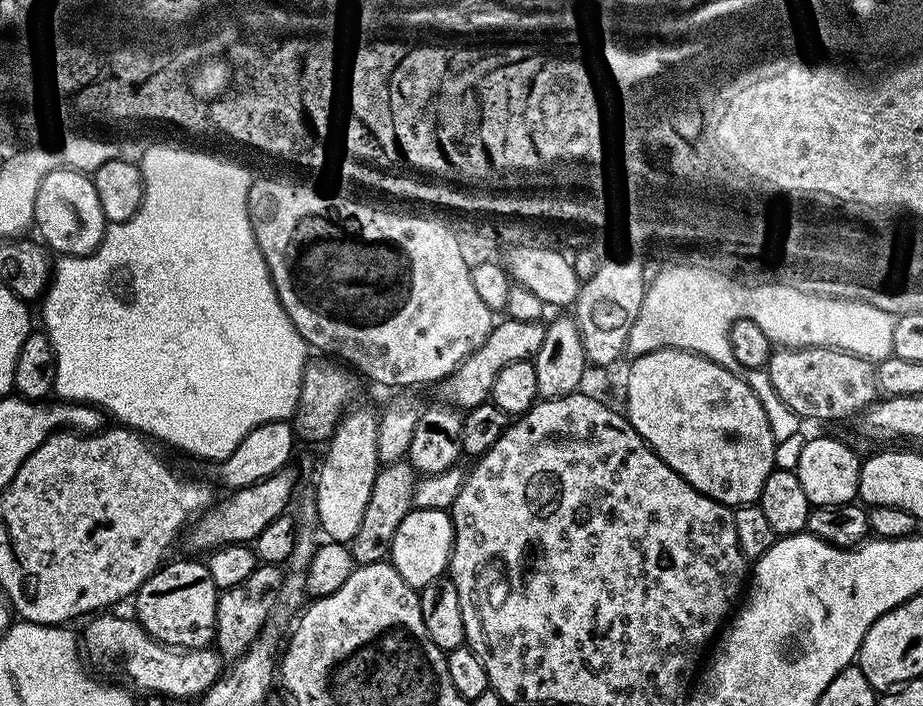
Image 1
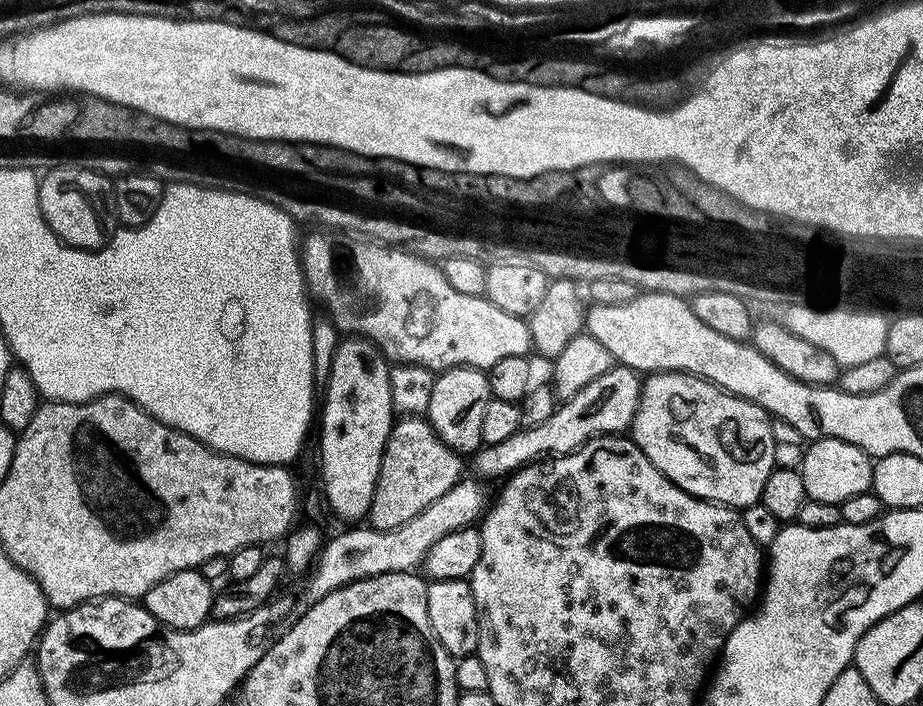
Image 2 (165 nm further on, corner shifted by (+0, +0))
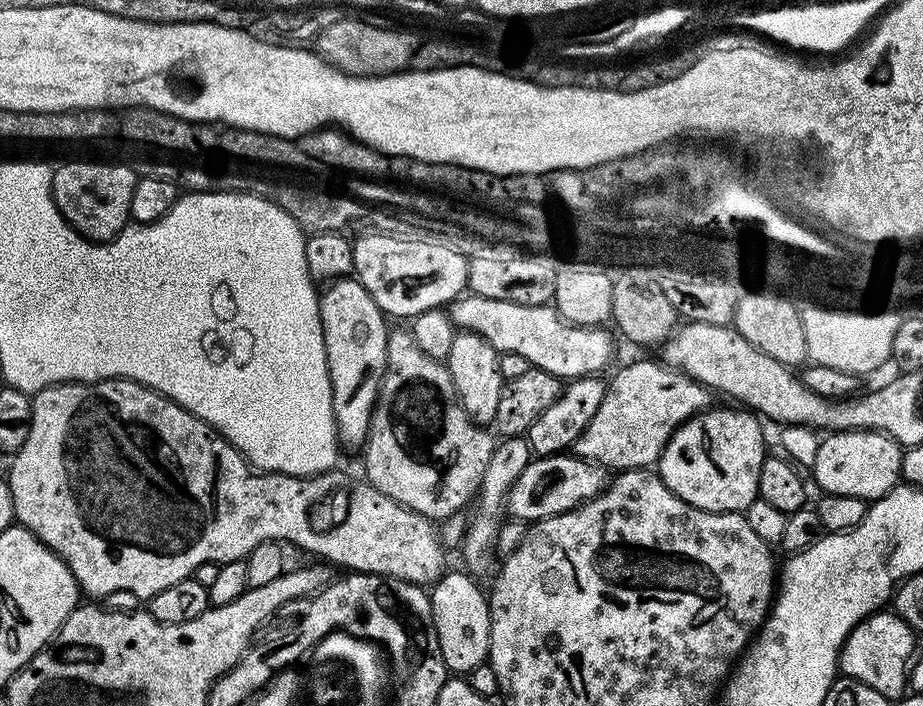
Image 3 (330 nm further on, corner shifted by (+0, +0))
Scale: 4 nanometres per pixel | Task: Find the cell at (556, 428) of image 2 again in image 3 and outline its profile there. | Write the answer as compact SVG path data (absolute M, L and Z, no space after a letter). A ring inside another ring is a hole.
M636 360L617 370L602 406L598 406L575 442L575 455L605 470L651 469L677 428L713 403L713 393L703 384L656 360Z

